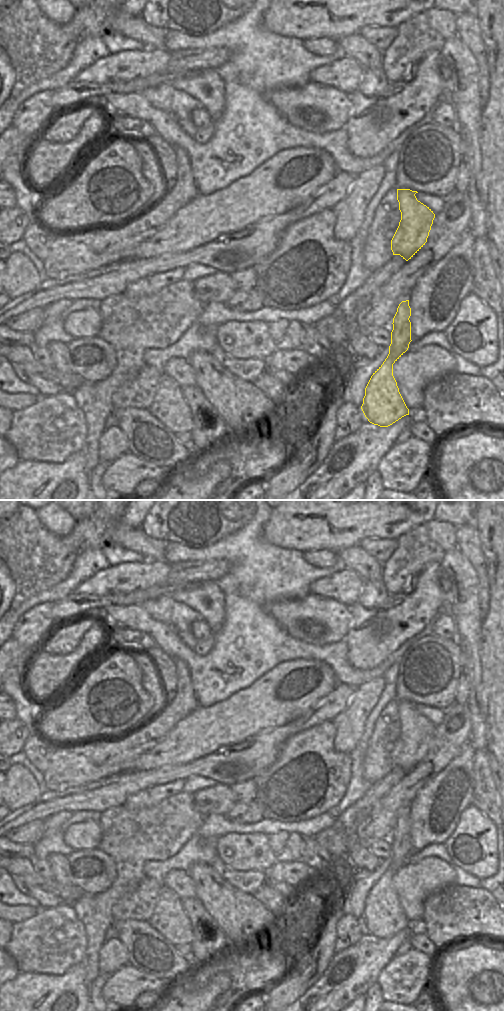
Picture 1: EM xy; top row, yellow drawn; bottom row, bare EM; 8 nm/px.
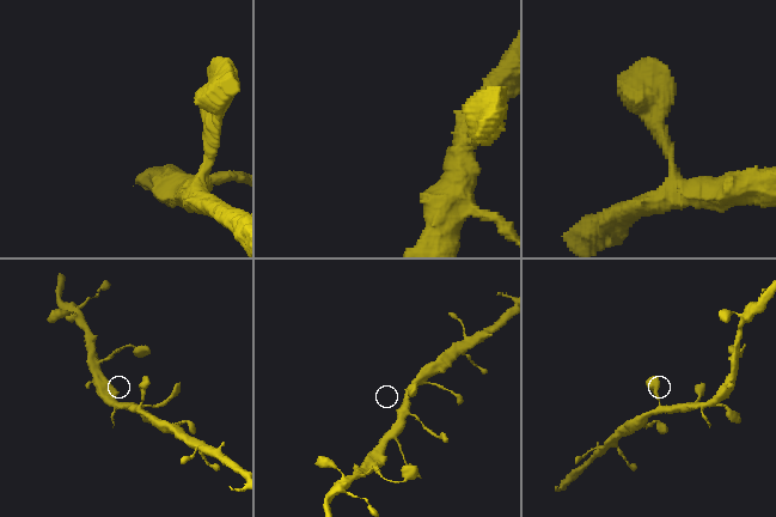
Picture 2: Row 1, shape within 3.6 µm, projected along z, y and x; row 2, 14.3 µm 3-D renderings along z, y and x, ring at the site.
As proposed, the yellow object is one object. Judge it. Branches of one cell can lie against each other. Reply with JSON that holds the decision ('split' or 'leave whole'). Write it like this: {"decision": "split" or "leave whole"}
{"decision": "leave whole"}

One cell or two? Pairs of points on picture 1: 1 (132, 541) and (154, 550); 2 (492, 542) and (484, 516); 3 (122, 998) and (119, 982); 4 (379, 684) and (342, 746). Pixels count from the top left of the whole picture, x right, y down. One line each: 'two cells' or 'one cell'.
1: one cell
2: one cell
3: one cell
4: one cell

